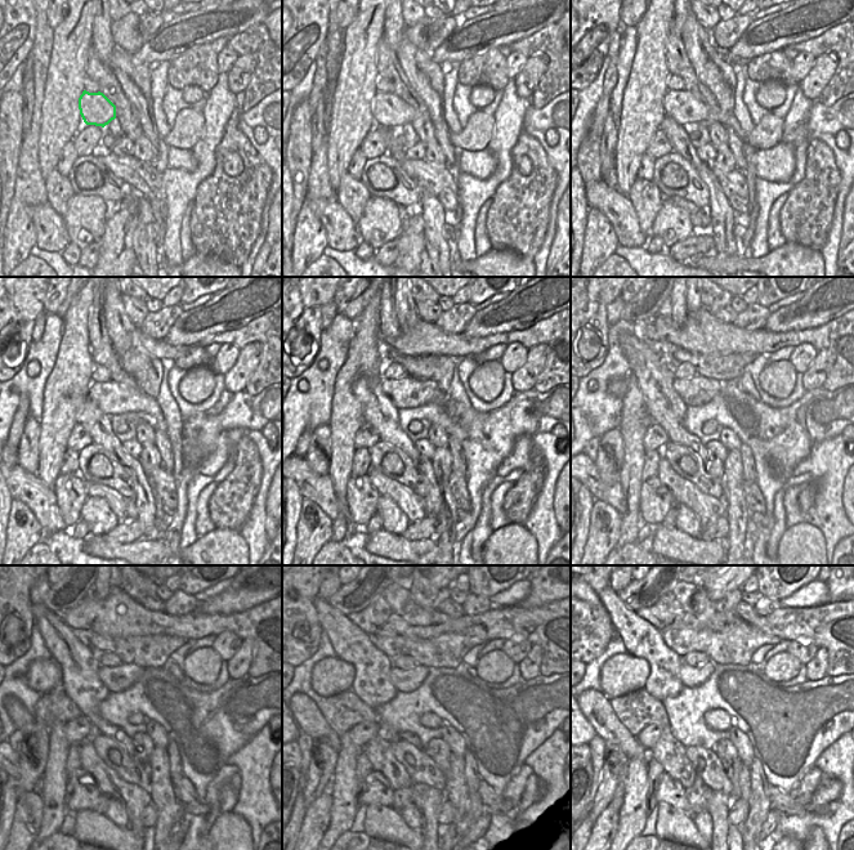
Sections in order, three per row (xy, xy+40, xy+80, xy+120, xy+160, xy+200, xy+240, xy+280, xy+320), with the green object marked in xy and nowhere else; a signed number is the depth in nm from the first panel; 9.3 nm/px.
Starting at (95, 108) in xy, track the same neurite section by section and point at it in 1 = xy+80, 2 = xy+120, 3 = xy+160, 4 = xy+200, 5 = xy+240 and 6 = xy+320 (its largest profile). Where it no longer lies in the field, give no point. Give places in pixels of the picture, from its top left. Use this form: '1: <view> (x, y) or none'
1: xy+80 (680, 106)
2: xy+120 (111, 397)
3: xy+160 (407, 392)
4: xy+200 (697, 390)
5: xy+240 (116, 679)
6: xy+320 (691, 676)

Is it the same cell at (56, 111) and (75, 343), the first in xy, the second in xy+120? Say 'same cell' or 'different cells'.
same cell

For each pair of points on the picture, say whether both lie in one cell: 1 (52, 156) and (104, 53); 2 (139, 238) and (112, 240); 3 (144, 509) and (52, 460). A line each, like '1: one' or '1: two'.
1: two
2: two
3: two

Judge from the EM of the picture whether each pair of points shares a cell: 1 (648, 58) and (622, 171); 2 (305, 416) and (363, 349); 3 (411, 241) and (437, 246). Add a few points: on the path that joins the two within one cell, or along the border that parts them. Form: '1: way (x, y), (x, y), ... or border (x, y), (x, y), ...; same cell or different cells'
1: way (647, 86), (642, 99), (642, 115), (631, 143); same cell
2: border (345, 354), (345, 361), (335, 379), (330, 412); different cells
3: border (423, 214), (424, 259), (420, 263); different cells

